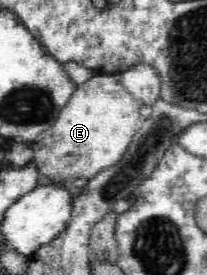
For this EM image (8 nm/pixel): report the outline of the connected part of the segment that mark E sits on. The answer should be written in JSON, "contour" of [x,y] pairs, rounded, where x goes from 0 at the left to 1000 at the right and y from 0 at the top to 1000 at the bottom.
{"contour":[[[580,269],[454,273],[362,324],[324,378],[290,400],[266,451],[145,520],[159,545],[159,585],[188,633],[242,651],[367,655],[454,647],[502,611],[560,596],[599,567],[638,520],[667,451],[686,436],[667,396],[681,382],[589,309]]]}

